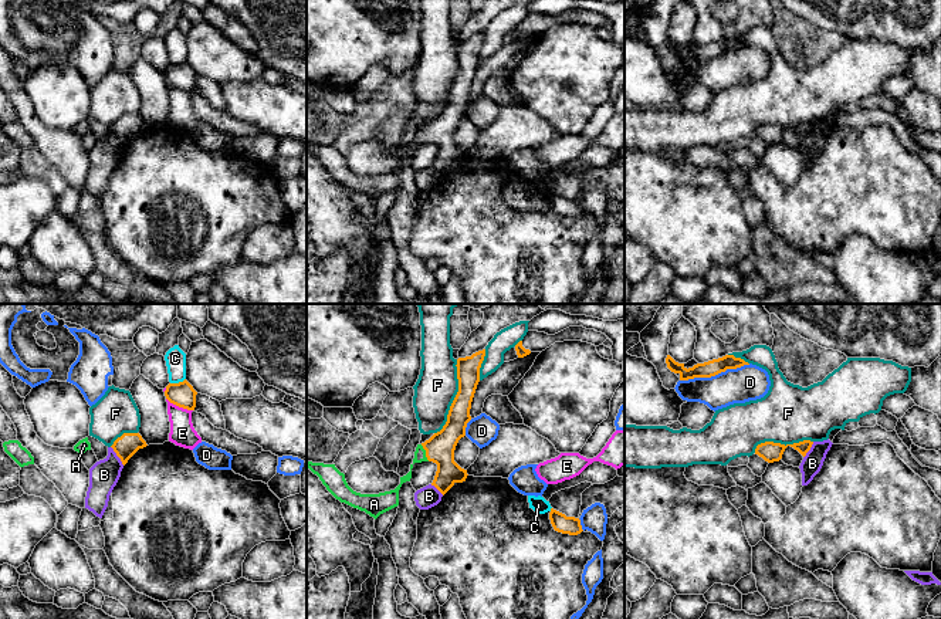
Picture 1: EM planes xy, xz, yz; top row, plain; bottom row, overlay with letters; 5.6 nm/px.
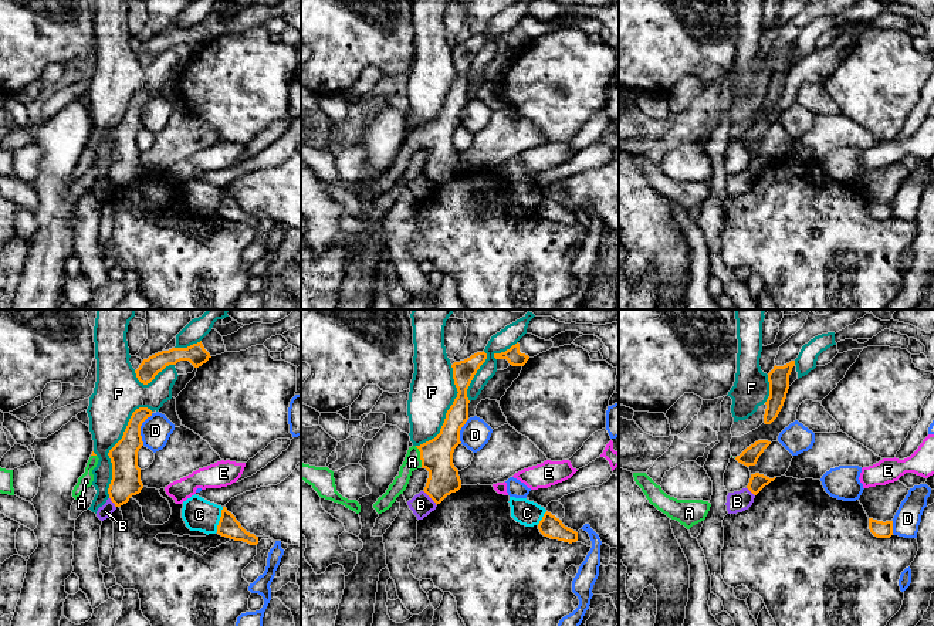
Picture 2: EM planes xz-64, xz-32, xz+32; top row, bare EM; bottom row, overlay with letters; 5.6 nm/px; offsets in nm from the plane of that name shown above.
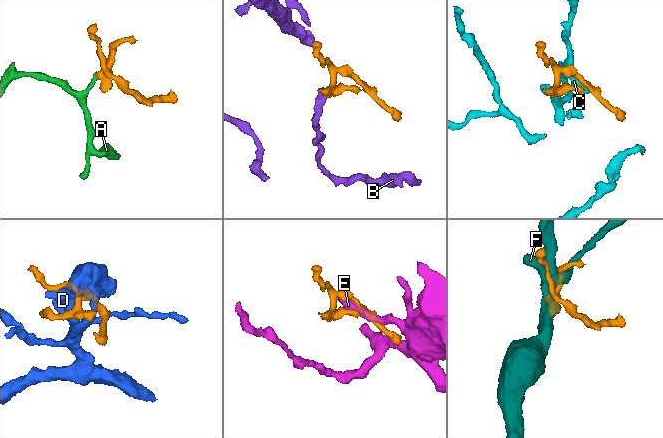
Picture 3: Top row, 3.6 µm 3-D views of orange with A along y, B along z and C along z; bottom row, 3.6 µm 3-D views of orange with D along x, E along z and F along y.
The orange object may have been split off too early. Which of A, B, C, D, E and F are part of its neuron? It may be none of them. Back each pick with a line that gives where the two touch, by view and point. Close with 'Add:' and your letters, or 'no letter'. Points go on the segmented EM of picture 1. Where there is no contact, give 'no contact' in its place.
A: xz (426, 453)
Add: A

